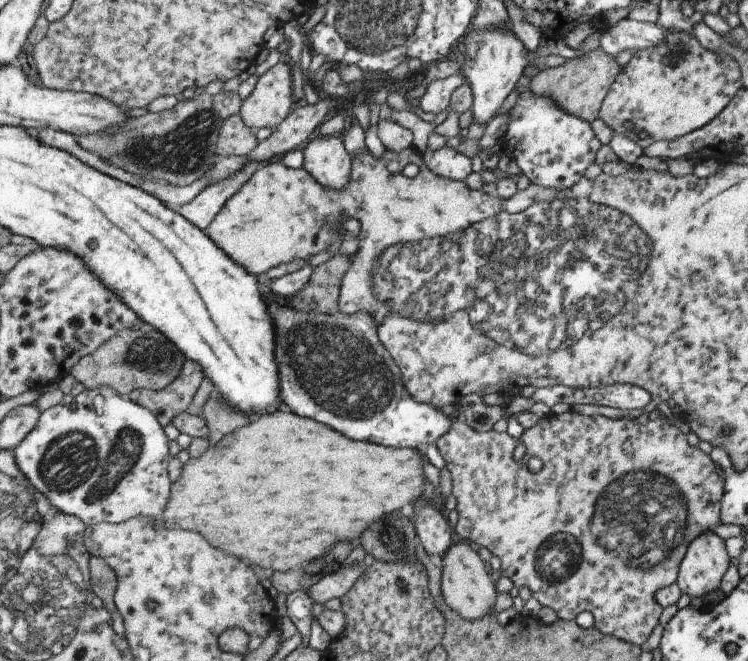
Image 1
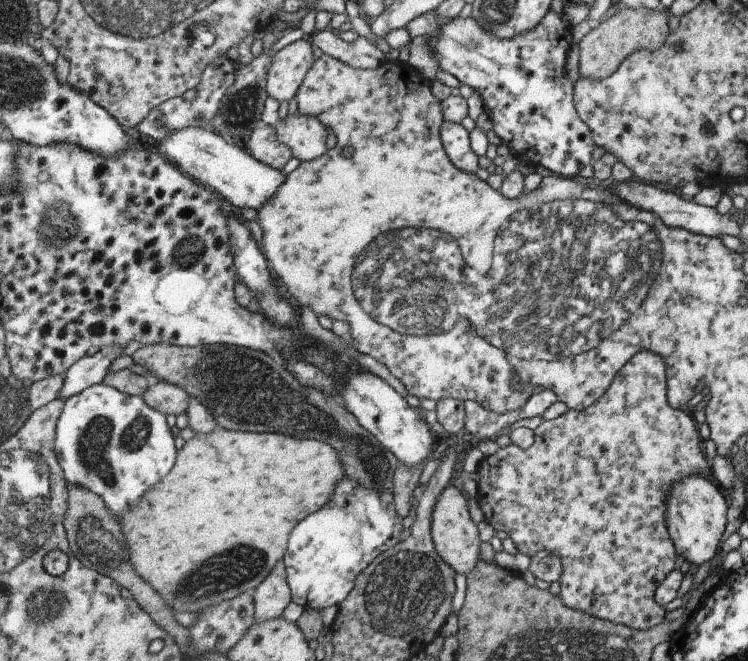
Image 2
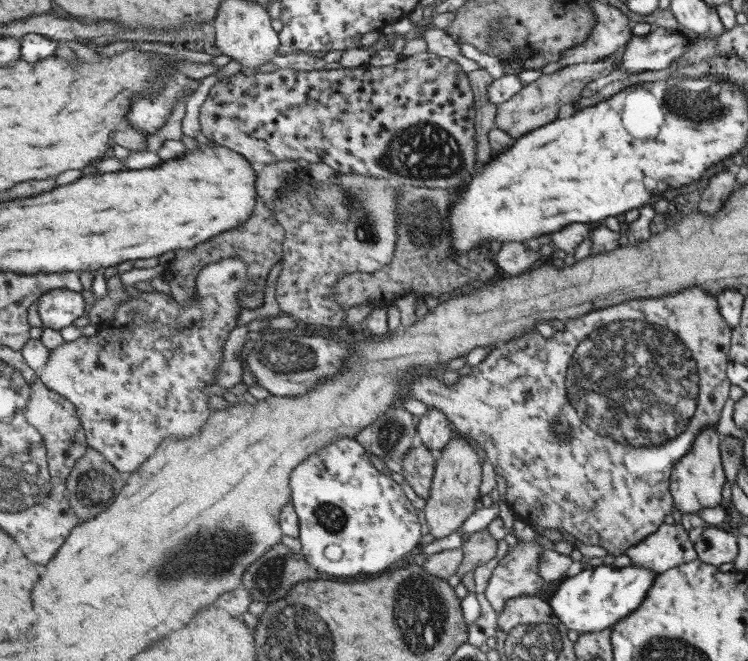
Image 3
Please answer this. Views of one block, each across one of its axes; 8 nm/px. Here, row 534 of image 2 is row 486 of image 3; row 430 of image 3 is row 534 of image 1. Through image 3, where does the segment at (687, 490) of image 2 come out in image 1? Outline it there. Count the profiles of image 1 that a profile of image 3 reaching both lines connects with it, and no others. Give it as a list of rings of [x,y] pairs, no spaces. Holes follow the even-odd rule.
[[[703,532],[687,546],[687,552],[679,564],[677,586],[683,594],[699,602],[701,596],[719,588],[719,580],[729,566],[725,540],[713,532]]]

